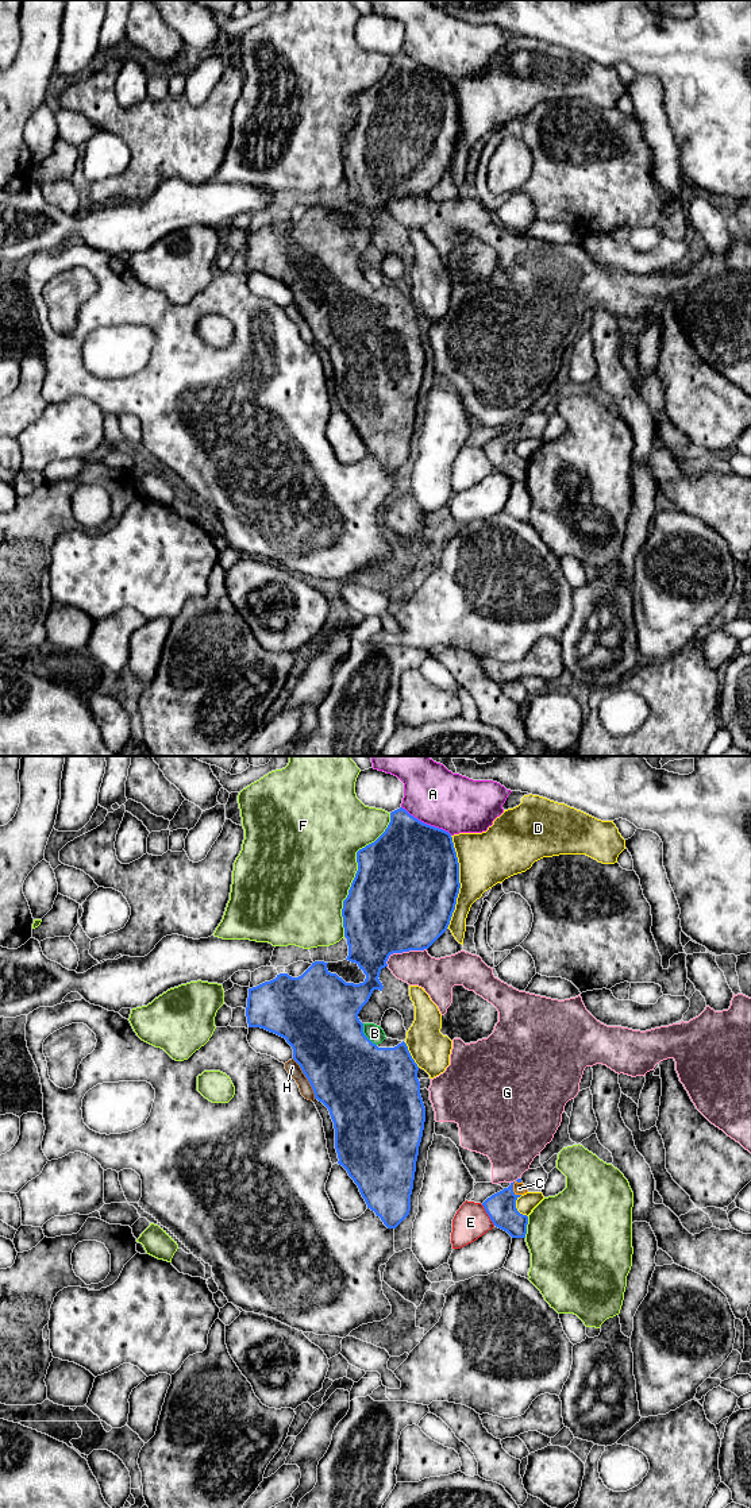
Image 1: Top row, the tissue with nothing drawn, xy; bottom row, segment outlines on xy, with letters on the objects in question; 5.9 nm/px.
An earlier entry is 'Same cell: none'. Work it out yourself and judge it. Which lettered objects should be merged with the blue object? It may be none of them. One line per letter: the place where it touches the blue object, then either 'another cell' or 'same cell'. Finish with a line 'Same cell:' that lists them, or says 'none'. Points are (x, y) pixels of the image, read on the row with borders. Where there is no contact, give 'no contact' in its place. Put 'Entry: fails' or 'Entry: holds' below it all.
A: xy (426, 824) | another cell
B: xy (364, 1034) | another cell
C: xy (512, 1186) | same cell
D: xy (458, 882) | another cell
E: xy (488, 1214) | another cell
F: xy (357, 872) | another cell
G: xy (404, 951) | another cell
H: xy (307, 1078) | another cell
Same cell: C
Entry: fails

